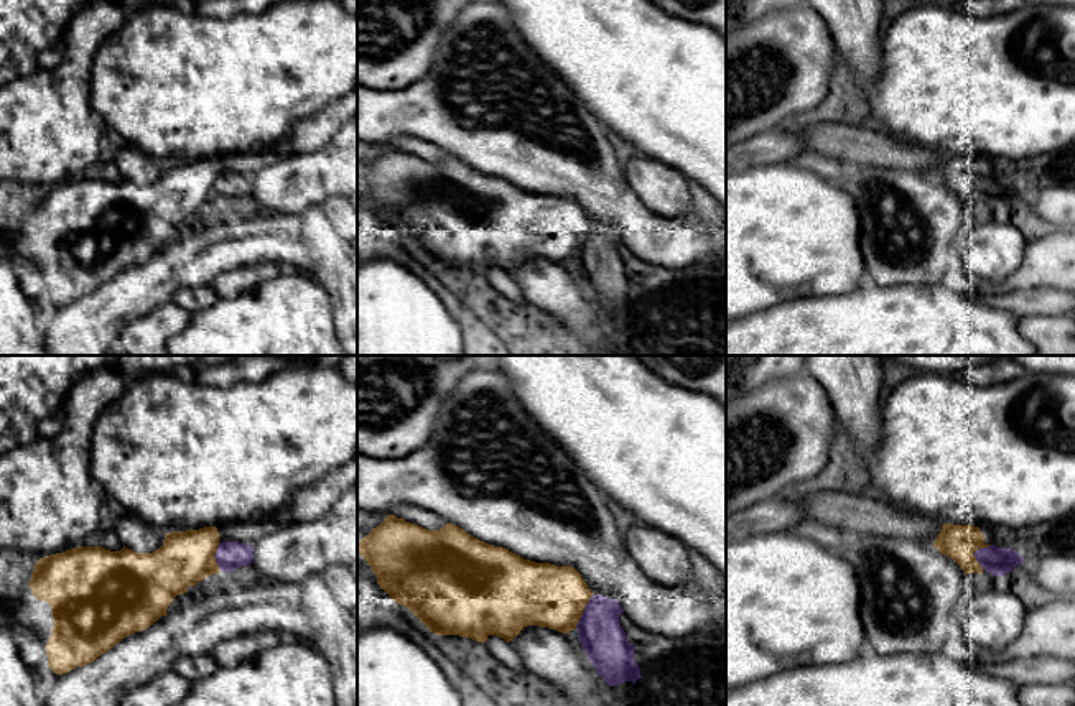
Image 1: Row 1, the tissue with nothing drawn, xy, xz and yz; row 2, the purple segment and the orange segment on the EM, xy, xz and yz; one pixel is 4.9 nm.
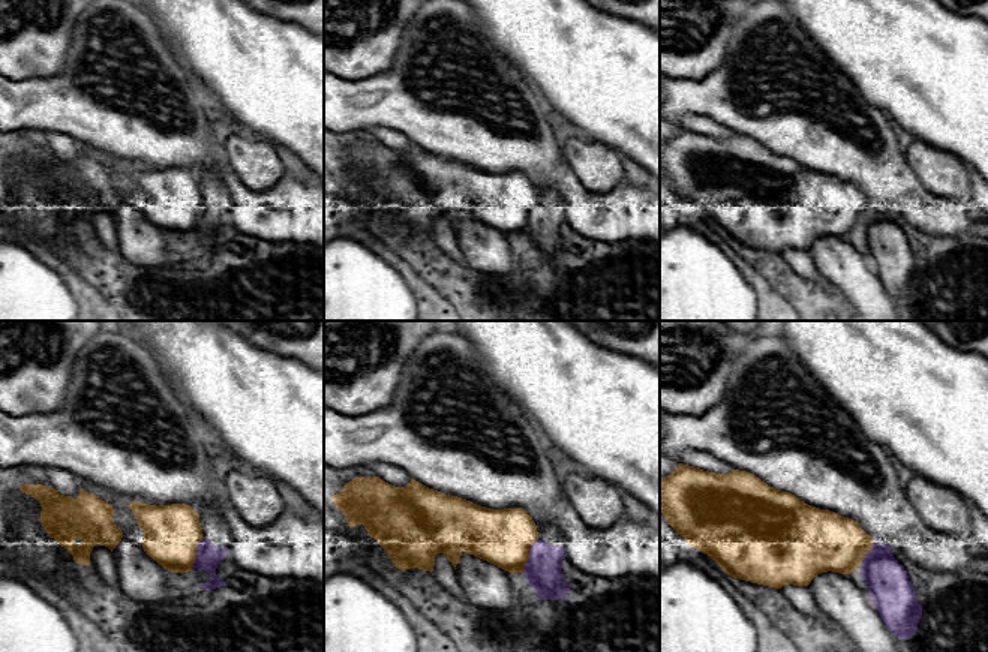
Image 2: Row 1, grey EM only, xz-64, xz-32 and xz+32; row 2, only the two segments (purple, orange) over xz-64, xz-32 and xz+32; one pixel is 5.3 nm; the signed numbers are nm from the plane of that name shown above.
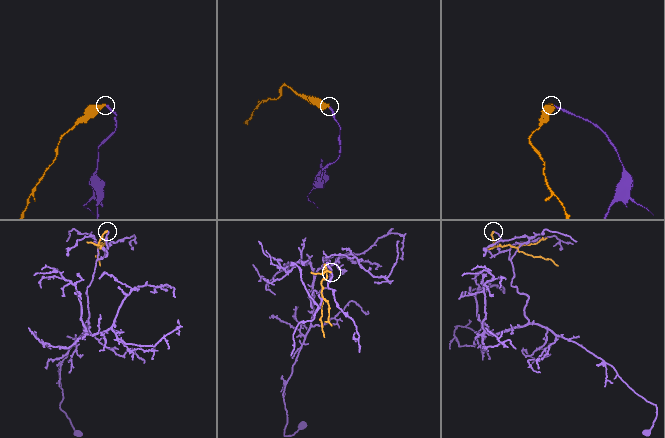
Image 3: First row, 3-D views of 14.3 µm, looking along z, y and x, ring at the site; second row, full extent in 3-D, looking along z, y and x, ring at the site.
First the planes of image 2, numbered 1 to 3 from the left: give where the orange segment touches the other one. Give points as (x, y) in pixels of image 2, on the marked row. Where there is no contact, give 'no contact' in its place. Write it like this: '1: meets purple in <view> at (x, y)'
1: meets purple in xz-64 at (197, 553)
2: meets purple in xz-32 at (529, 555)
3: meets purple in xz+32 at (867, 553)

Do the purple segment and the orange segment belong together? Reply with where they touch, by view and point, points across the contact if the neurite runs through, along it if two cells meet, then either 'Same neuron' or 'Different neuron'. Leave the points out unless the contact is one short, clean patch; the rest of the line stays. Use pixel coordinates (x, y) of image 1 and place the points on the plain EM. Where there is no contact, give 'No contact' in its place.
Touches purple at xz (583, 244). Different neuron

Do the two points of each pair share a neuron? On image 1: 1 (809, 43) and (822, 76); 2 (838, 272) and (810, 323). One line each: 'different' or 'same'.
1: same
2: different

